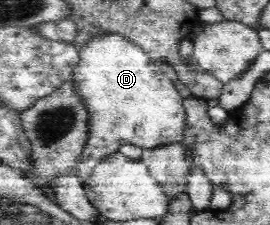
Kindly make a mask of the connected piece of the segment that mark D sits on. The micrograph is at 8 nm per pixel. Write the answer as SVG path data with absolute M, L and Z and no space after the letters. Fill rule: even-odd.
M115 34L92 39L79 52L80 61L72 73L72 80L76 82L76 92L90 117L87 145L74 168L80 179L85 180L104 156L118 152L122 144L154 149L160 145L186 142L185 98L146 52Z

